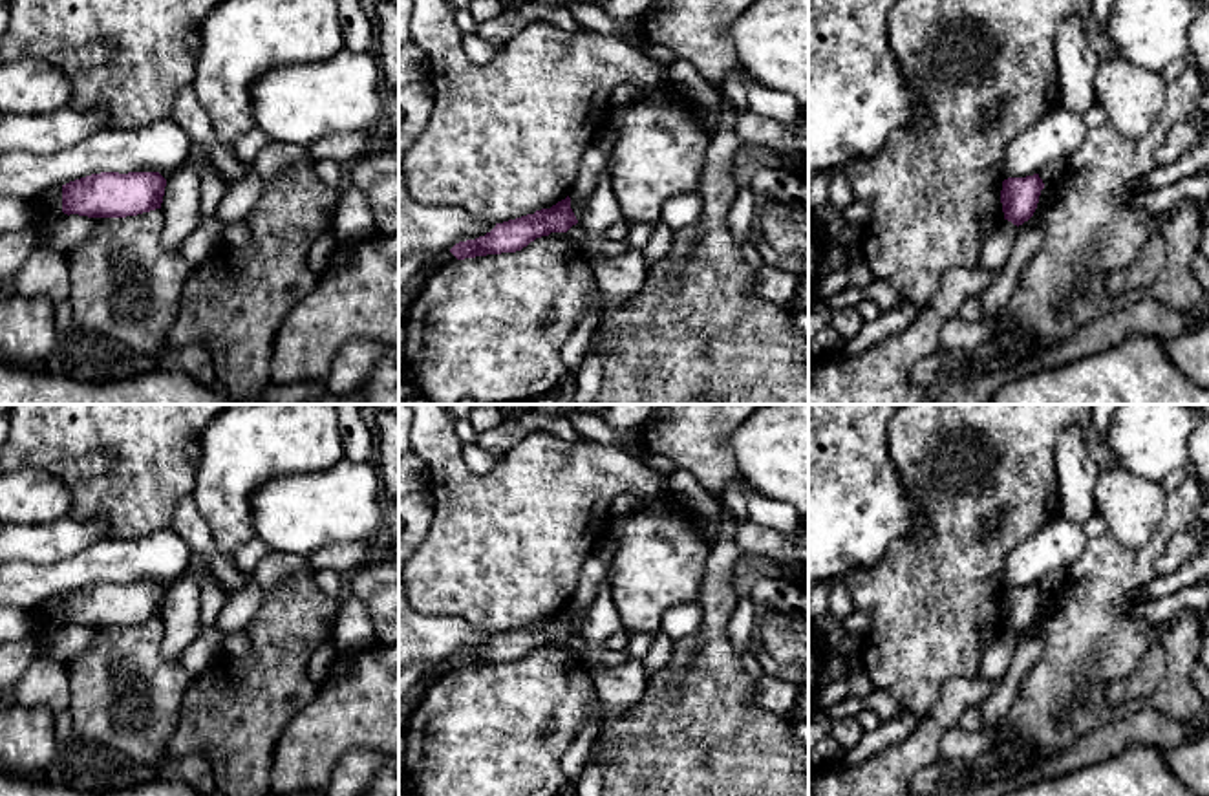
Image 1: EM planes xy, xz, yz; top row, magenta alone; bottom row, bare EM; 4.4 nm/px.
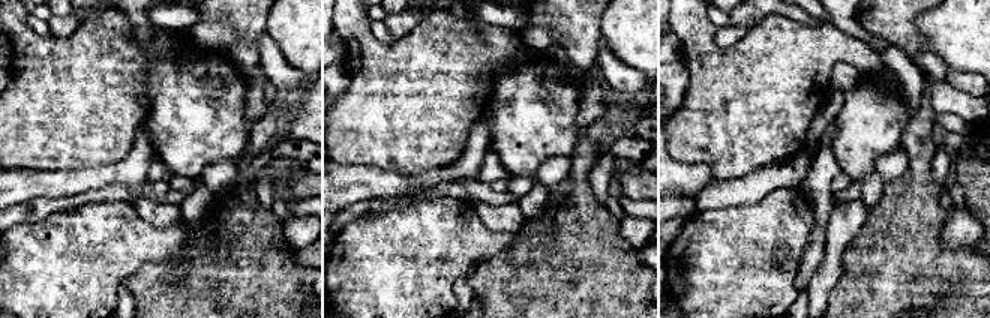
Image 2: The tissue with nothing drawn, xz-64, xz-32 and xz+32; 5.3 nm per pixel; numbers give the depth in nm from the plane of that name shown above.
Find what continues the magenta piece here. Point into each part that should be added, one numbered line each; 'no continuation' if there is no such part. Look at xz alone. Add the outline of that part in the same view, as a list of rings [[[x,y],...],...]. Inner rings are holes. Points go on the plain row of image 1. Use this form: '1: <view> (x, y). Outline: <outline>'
no continuation

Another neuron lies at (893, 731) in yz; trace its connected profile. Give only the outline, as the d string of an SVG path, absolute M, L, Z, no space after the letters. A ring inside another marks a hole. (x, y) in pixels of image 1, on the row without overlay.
M904 708L900 715L882 721L874 732L865 732L856 747L843 752L841 763L858 765L887 745L904 741L924 717Z

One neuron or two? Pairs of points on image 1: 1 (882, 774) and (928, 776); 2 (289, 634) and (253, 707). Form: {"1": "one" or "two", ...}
{"1": "two", "2": "one"}

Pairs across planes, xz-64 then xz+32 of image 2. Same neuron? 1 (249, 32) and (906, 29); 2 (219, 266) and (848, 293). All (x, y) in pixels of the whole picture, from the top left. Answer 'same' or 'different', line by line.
1: same
2: same

